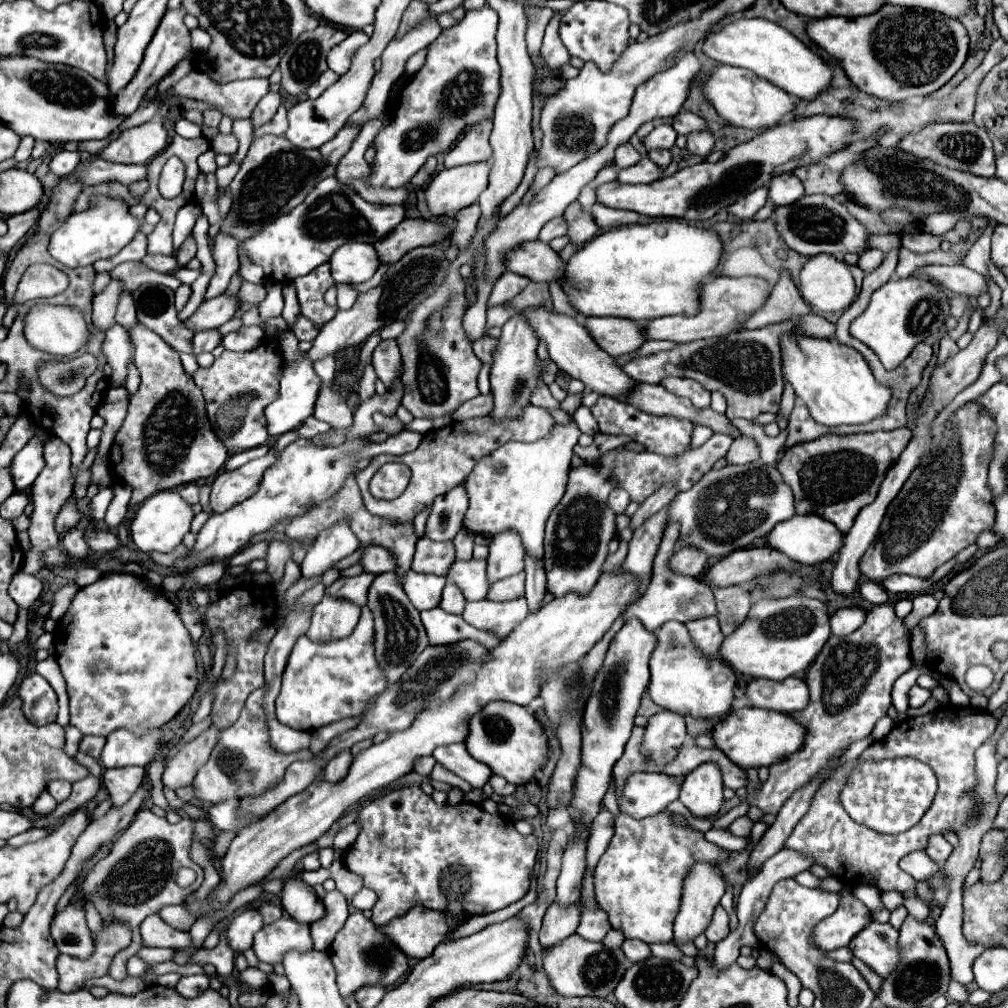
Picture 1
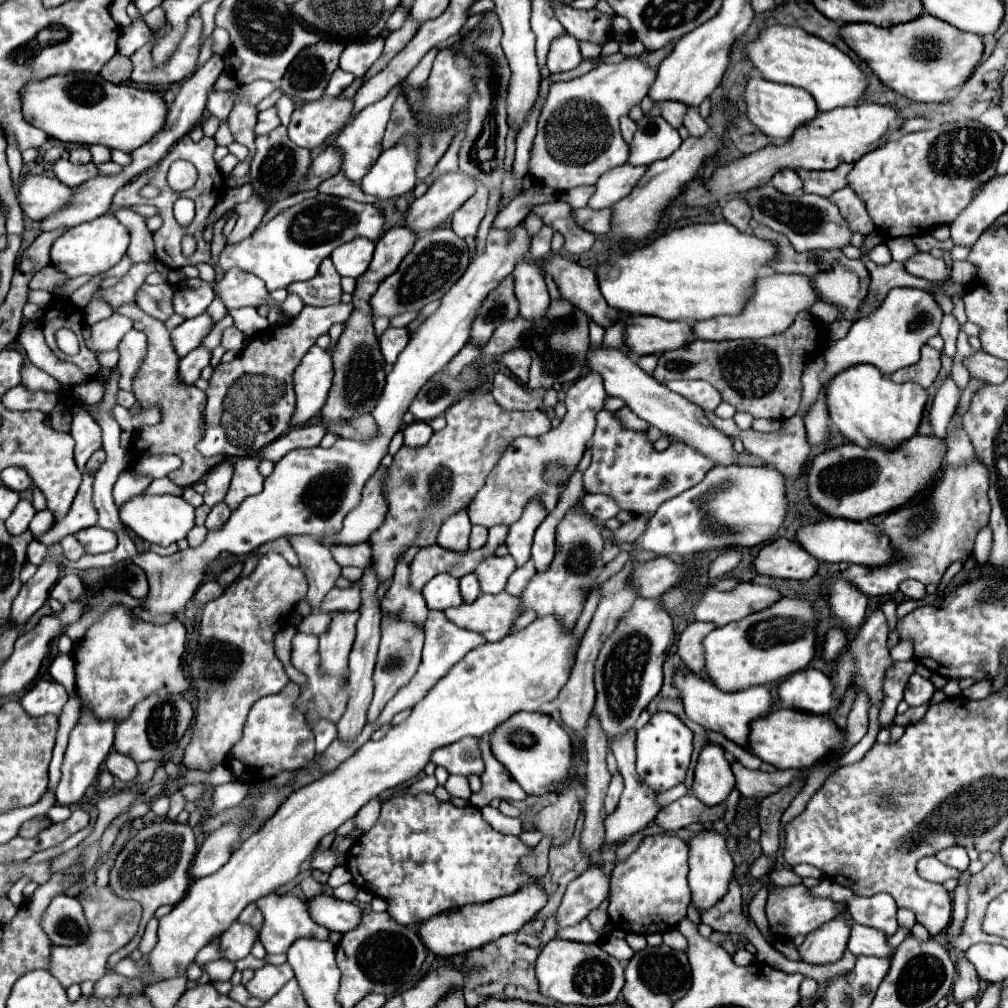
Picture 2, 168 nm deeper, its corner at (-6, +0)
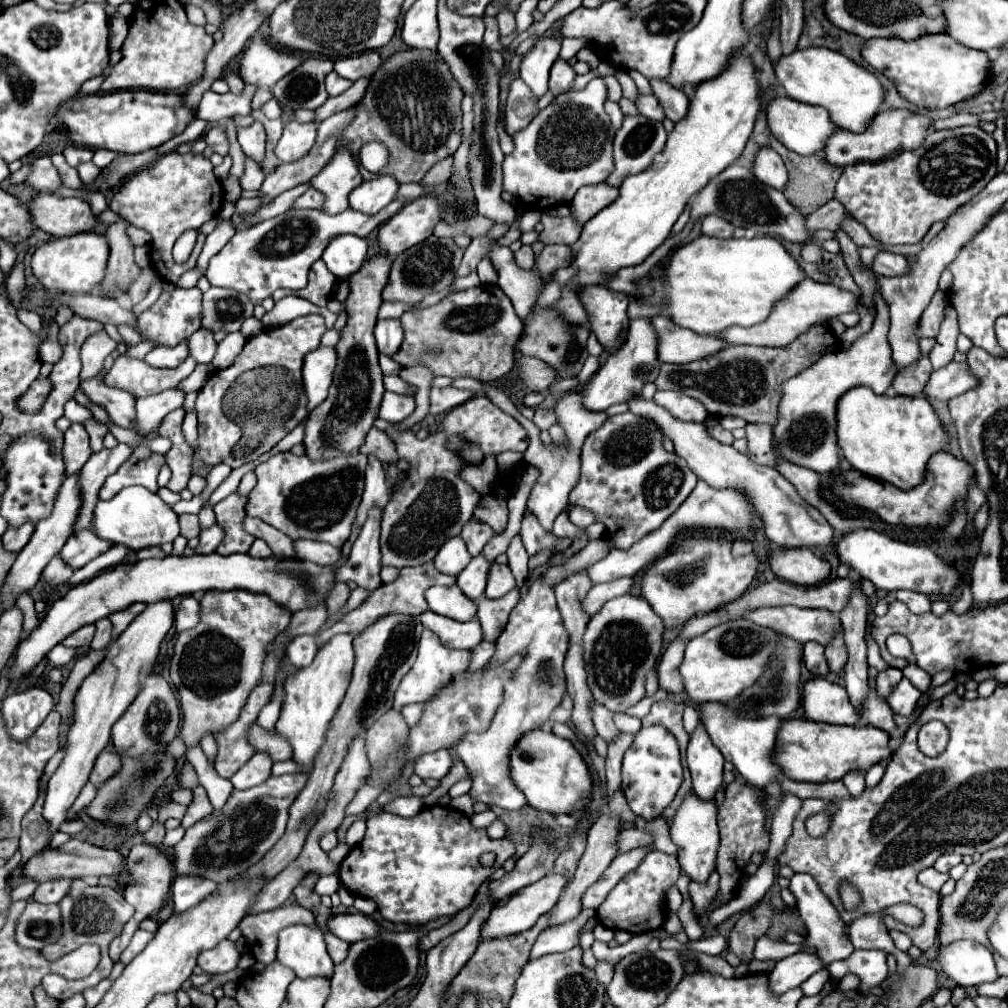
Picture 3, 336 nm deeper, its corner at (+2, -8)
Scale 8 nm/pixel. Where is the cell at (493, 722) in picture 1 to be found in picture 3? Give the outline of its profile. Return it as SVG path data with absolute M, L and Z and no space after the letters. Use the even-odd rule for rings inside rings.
M541 729L527 733L515 745L511 753L511 777L517 787L525 793L527 803L539 811L549 811L553 815L569 815L573 811L583 809L591 801L593 777L581 753L571 741L561 739L553 733L545 733Z

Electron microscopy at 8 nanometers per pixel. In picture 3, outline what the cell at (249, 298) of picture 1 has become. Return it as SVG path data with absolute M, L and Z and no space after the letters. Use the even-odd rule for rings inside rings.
M211 287L203 293L201 327L207 331L239 331L241 323L253 315L253 303L233 289Z

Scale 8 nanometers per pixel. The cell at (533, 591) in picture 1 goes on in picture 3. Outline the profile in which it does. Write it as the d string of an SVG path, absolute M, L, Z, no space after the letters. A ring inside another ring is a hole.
M527 513L523 515L523 521L521 521L521 539L523 539L523 545L529 553L529 557L533 557L537 551L541 549L551 549L551 547L565 547L569 545L571 541L569 539L559 539L559 537L553 537L551 533L547 533L537 517L533 513Z

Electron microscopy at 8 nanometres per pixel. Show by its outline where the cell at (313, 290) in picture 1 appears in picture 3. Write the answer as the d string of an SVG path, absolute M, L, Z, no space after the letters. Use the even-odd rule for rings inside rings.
M319 259L319 261L313 263L313 267L311 267L311 271L309 271L309 283L307 283L303 289L299 289L299 291L277 289L277 291L273 293L273 299L279 301L281 297L293 293L293 295L303 297L303 299L307 299L307 301L311 301L311 303L315 303L315 305L319 305L319 307L325 307L325 303L329 301L329 297L331 297L333 291L335 291L335 285L337 285L337 277L335 277L335 275L325 267L325 263Z

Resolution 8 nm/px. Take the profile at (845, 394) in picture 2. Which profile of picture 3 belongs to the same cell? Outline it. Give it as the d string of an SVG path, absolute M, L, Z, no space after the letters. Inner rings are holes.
M865 387L851 389L841 397L837 407L837 439L845 459L857 471L903 491L921 485L927 477L927 461L949 445L949 435L925 397L875 395Z

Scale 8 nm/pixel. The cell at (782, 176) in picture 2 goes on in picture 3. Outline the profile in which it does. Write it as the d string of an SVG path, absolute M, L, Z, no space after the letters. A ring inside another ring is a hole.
M761 147L755 155L753 161L753 173L755 177L765 183L771 185L775 189L783 189L785 181L787 181L787 169L783 159L769 147Z

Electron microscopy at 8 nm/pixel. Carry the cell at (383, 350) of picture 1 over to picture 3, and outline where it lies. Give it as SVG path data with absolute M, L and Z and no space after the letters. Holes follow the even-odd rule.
M399 319L377 321L377 325L375 325L375 339L377 339L379 353L385 353L385 355L397 353L397 349L401 347L401 341L403 341L401 321Z

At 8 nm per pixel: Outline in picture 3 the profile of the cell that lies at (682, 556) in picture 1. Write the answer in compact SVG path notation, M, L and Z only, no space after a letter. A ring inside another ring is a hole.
M621 577L621 579L611 581L611 583L595 585L595 587L587 593L587 597L583 599L583 611L585 611L587 615L597 613L605 601L629 593L631 585L633 585L633 579L629 579L629 577Z

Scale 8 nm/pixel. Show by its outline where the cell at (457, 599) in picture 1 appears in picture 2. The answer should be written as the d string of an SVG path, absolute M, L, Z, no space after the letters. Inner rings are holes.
M469 573L469 575L465 575L465 577L459 579L459 589L461 589L463 603L473 603L477 599L477 595L481 593L479 585L477 585L477 579L473 577L473 573Z

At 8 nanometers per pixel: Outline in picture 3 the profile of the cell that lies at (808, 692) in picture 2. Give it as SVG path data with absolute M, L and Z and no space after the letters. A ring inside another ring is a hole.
M811 679L803 687L803 709L805 717L821 723L837 725L857 725L859 713L849 701L845 687L831 683L827 679Z

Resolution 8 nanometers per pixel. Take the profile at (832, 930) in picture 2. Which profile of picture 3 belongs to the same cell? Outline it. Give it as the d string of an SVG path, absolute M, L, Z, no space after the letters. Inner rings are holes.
M809 953L789 955L777 961L773 971L769 973L769 989L771 993L785 993L789 989L799 987L819 969L823 969L823 965L817 955L809 955Z

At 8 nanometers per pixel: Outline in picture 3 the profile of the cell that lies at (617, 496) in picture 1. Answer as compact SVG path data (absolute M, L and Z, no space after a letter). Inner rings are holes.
M571 507L569 519L571 519L571 523L577 525L579 529L585 529L585 527L589 527L591 523L597 521L597 517L593 517L593 513L589 513L589 509L581 509L581 507Z

